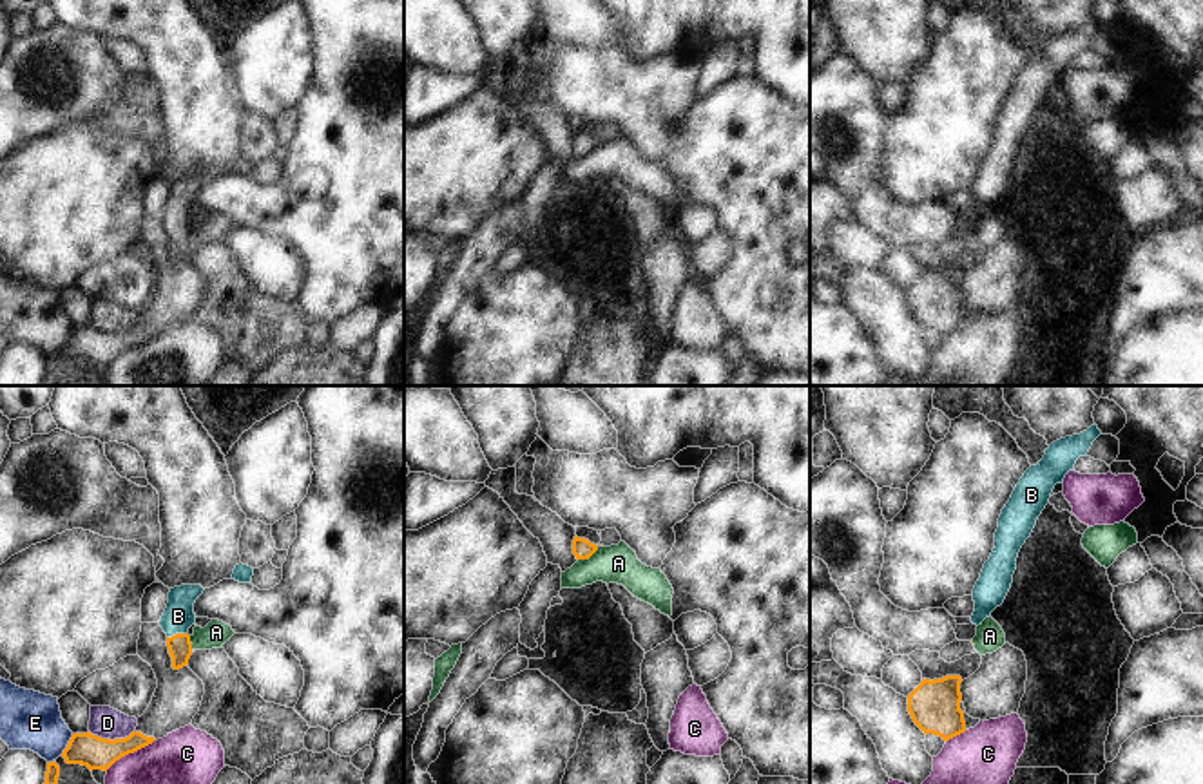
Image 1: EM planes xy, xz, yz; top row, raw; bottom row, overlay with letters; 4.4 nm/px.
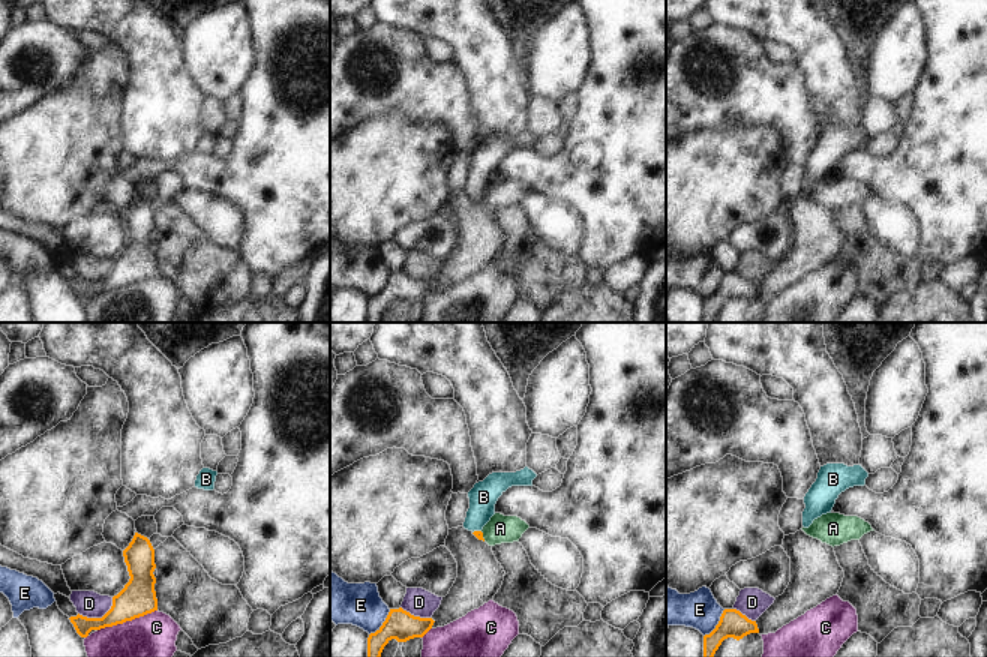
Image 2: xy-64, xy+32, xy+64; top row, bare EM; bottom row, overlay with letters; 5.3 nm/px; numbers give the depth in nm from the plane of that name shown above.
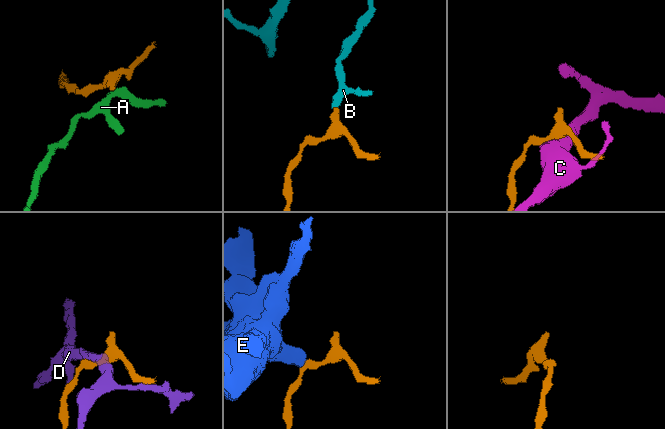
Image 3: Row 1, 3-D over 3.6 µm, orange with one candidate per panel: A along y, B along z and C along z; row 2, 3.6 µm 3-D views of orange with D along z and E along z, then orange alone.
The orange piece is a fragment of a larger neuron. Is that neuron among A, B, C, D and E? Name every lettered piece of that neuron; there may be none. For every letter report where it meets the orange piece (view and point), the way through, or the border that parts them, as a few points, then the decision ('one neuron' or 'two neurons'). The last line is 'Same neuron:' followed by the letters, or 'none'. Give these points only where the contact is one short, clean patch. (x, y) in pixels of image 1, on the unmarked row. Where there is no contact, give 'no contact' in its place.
A: xz (587, 152) | along xz (598, 142), (587, 152), (578, 154) | two neurons
B: xy (176, 229) | across xy (180, 241), (176, 229), (178, 210) | one neuron
C: xy (129, 346) | two neurons
D: xy (109, 334) | two neurons
E: xy (67, 339) | along xy (73, 328), (60, 348) | two neurons
Same neuron: B

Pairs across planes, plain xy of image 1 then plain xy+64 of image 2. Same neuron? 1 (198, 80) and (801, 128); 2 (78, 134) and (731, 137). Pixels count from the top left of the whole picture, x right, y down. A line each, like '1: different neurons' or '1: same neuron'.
1: different neurons
2: same neuron

